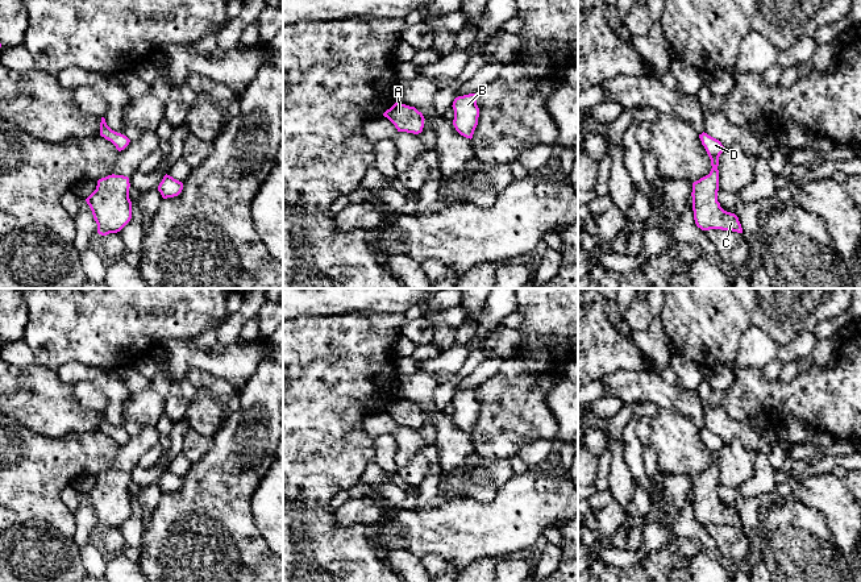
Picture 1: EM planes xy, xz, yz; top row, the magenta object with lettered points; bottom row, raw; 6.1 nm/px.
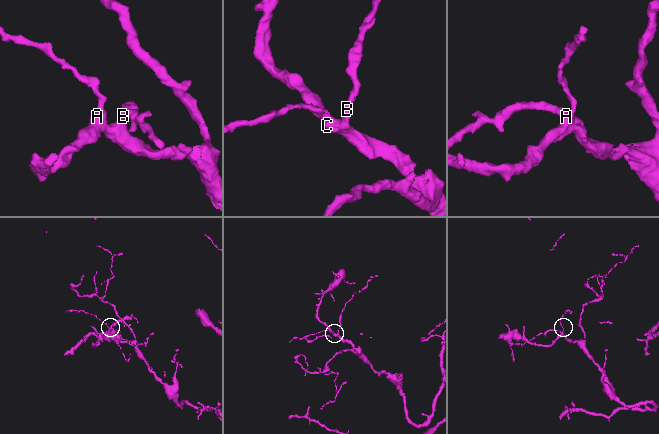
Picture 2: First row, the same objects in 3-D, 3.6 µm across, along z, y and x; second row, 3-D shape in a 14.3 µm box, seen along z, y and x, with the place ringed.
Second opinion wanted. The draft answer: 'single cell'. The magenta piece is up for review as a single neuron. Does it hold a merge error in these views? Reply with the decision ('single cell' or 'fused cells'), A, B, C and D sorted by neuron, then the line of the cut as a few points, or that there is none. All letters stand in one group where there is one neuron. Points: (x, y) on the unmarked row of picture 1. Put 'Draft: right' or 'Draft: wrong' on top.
Draft: right
single cell; A B C D; no cut

